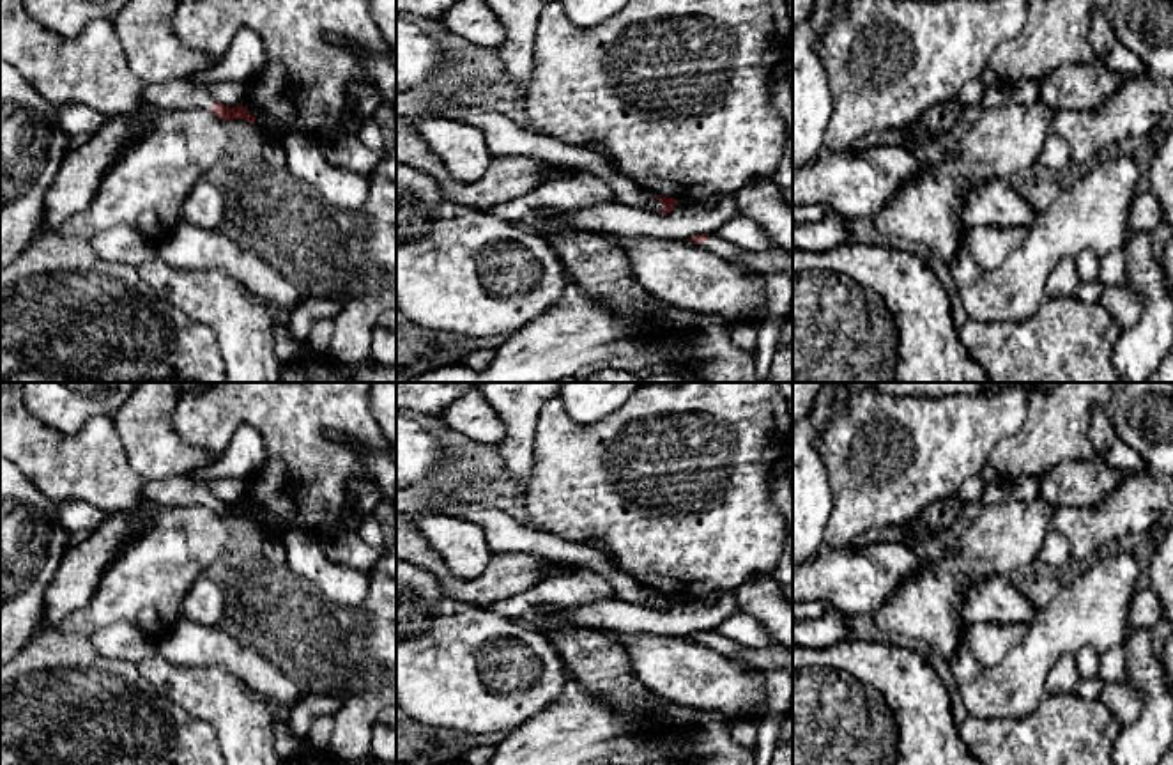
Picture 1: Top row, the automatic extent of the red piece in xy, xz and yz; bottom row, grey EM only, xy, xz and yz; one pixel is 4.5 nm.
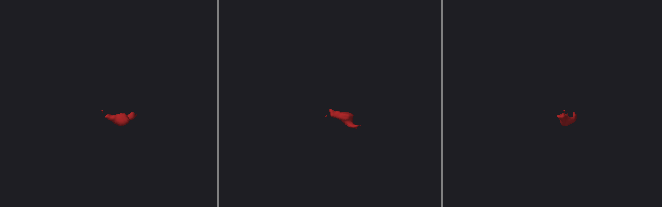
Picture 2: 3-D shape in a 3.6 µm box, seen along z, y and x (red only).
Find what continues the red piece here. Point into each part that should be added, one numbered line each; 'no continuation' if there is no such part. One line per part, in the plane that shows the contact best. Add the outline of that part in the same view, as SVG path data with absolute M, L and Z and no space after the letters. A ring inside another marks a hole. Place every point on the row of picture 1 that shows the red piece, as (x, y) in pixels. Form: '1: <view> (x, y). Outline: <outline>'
1: xy (176, 94). Outline: M173 80L165 83L147 83L142 90L142 103L166 110L202 108L209 112L216 99L203 85L188 80Z
2: xz (770, 261). Outline: M709 236L699 246L736 266L748 266L757 274L784 273L793 280L793 251L782 248L747 251L718 239L717 236Z

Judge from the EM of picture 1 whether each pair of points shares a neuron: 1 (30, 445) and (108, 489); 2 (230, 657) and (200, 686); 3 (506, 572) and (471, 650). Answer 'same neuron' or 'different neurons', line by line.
1: same neuron
2: different neurons
3: different neurons

